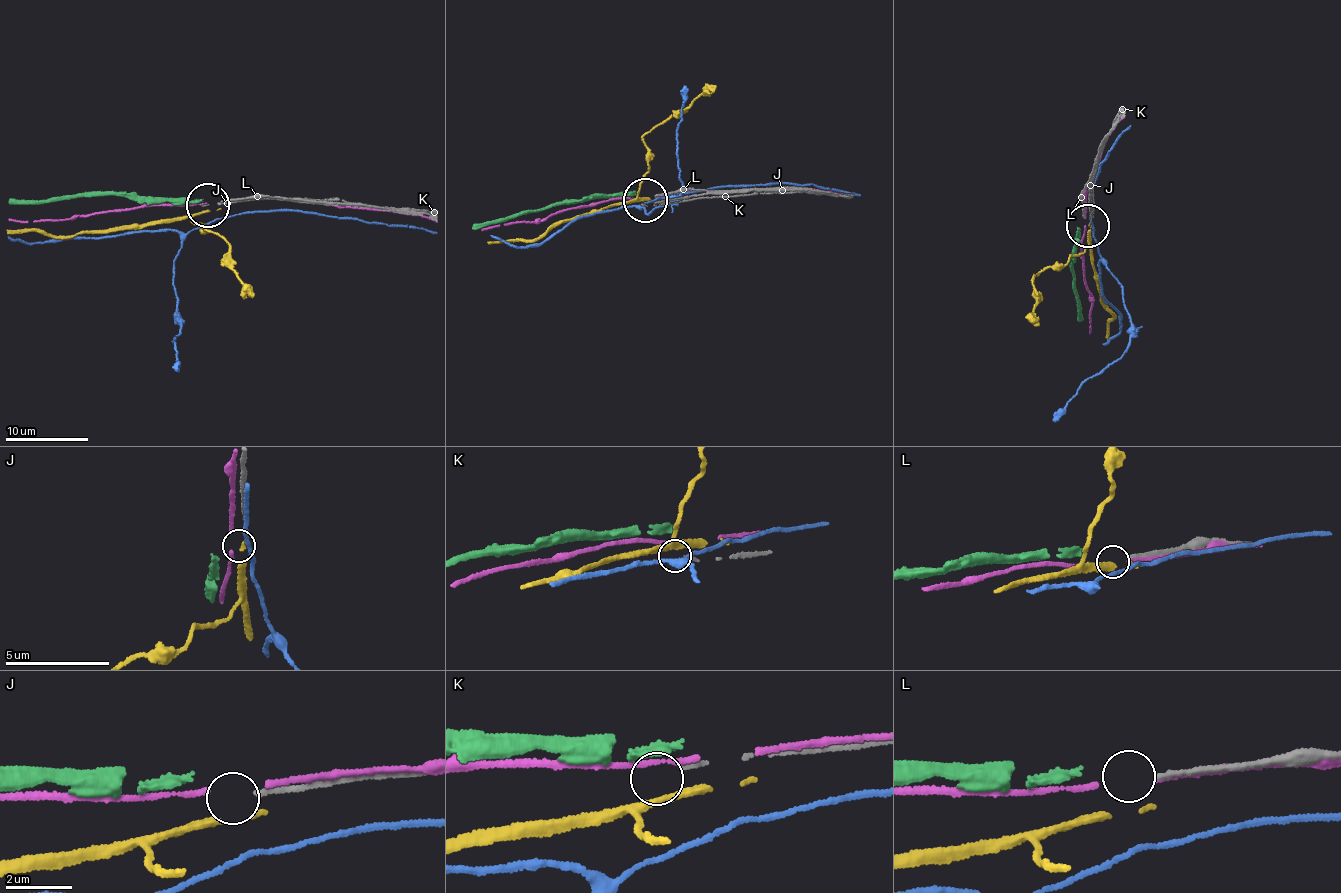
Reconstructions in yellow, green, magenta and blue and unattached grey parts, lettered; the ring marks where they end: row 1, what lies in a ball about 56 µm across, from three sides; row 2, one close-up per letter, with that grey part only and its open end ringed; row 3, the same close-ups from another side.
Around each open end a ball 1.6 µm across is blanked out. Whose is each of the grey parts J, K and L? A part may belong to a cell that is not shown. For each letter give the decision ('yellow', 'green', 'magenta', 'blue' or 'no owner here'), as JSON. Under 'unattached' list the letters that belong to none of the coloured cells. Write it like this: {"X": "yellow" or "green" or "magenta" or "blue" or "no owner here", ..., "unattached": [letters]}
{"J": "no owner here", "K": "no owner here", "L": "no owner here", "unattached": ["J", "K", "L"]}

